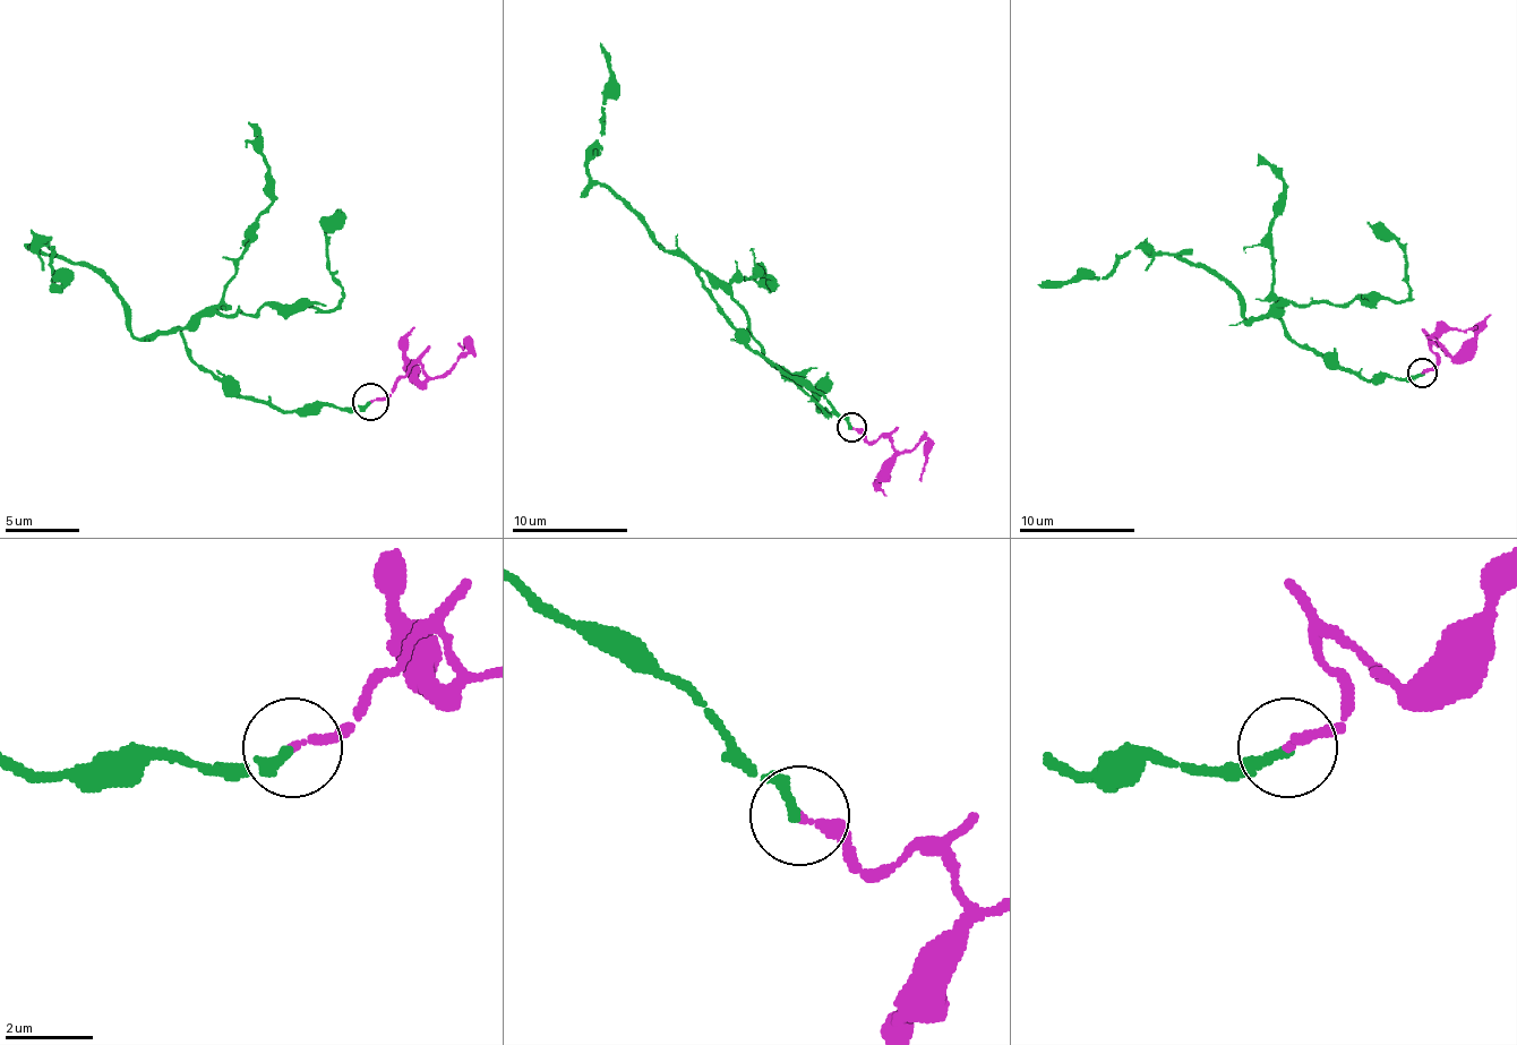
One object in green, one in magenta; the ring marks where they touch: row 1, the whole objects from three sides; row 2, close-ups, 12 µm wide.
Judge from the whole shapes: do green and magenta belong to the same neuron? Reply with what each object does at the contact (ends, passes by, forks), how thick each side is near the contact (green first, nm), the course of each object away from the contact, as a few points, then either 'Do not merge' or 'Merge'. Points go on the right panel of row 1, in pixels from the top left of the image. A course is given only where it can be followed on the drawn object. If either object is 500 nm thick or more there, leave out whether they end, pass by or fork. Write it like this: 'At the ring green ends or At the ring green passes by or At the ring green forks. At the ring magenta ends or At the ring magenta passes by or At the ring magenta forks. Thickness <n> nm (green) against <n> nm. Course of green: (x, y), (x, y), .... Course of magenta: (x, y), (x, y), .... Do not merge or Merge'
At the ring green passes by. At the ring magenta ends. Thickness 160 nm (green) against 220 nm. Course of green: (1422, 374), (1343, 370), (1270, 316), (1248, 322), (1213, 272), (1166, 251), (1134, 249), (1108, 275), (1038, 287). Course of magenta: (1422, 374), (1436, 365), (1430, 344), (1448, 353), (1433, 335), (1442, 330), (1476, 327). Merge

